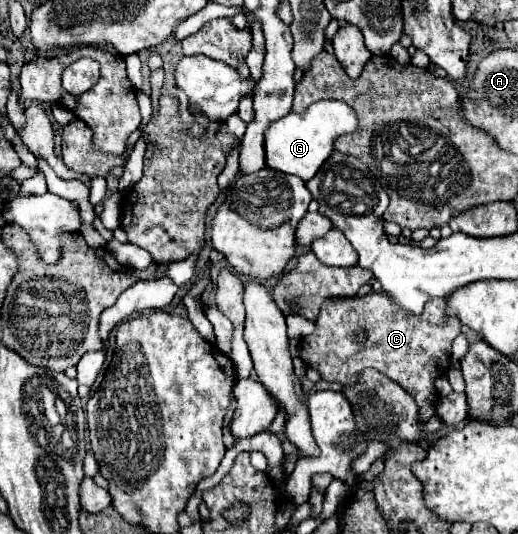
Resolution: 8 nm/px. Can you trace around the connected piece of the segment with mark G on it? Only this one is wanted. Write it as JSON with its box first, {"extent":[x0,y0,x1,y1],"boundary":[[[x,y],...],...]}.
{"extent":[263,100,357,182],"boundary":[[[321,100],[309,106],[303,114],[287,114],[281,120],[271,122],[263,136],[265,136],[265,164],[271,170],[283,174],[295,174],[303,182],[313,178],[313,174],[321,168],[321,164],[333,152],[333,140],[341,134],[353,132],[357,126],[355,112],[349,110],[345,102],[339,100]]]}

